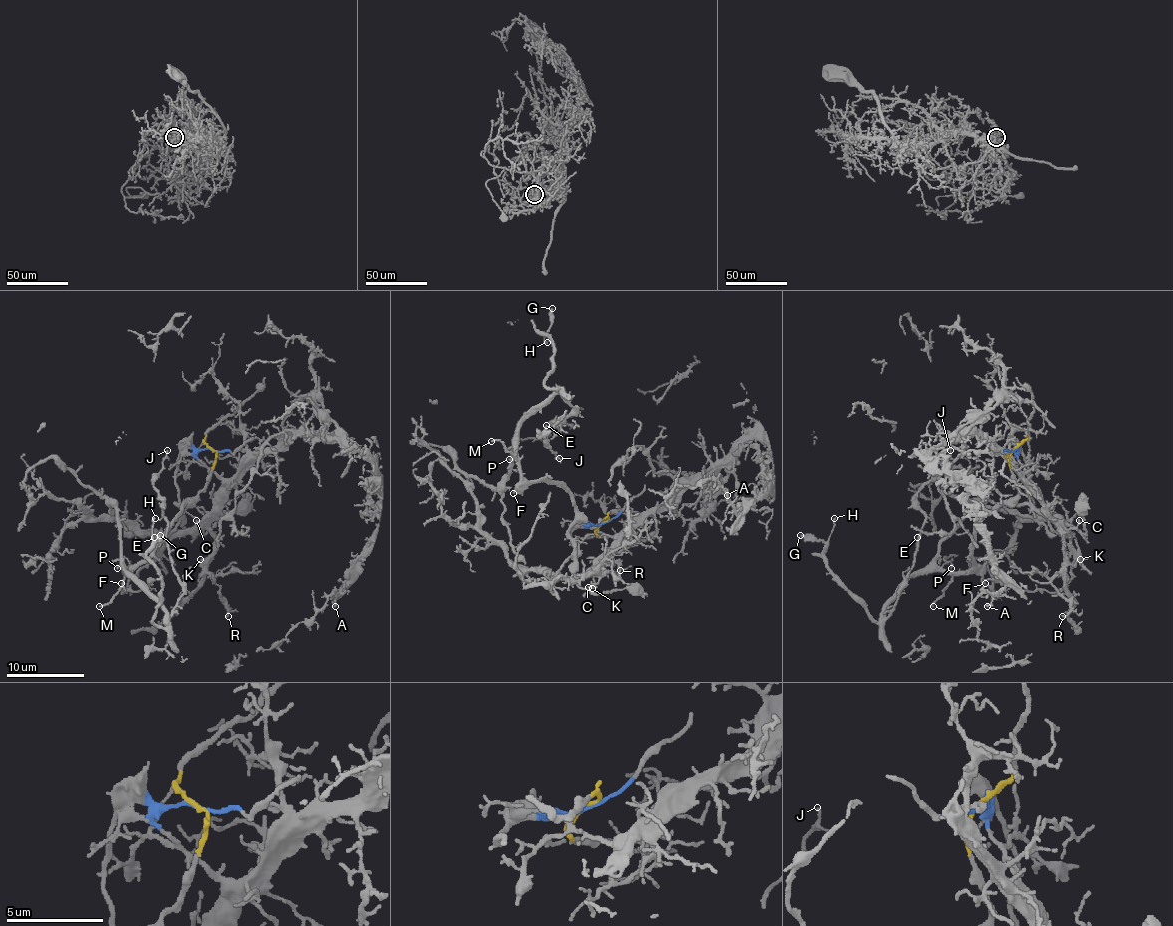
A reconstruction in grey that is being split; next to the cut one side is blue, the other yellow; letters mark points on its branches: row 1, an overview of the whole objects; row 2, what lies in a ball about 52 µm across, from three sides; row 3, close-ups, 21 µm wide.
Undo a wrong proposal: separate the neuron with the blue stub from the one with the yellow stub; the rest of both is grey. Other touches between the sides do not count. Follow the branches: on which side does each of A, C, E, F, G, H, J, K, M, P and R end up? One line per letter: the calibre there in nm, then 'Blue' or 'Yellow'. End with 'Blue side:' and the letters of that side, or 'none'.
A: Thickness 200 nm. Blue
C: Thickness 180 nm. Blue
E: Thickness 170 nm. Yellow
F: Thickness 110 nm. Yellow
G: Thickness 280 nm. Yellow
H: Thickness 150 nm. Yellow
J: Thickness 90 nm. Yellow
K: Thickness 120 nm. Blue
M: Thickness 170 nm. Yellow
P: Thickness 120 nm. Yellow
R: Thickness 150 nm. Blue
Blue side: A, C, K, R

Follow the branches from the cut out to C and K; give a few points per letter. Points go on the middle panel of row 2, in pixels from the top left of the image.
C: (604, 521), (588, 525), (594, 525), (613, 539), (613, 545), (600, 560), (594, 586), (588, 587)
K: (604, 521), (588, 525), (594, 525), (613, 539), (613, 550), (602, 566), (606, 572), (592, 587)

